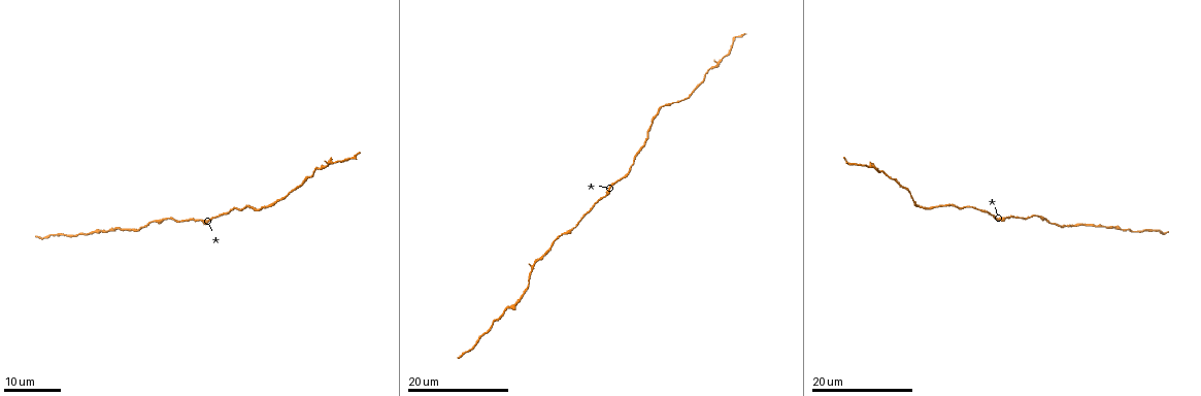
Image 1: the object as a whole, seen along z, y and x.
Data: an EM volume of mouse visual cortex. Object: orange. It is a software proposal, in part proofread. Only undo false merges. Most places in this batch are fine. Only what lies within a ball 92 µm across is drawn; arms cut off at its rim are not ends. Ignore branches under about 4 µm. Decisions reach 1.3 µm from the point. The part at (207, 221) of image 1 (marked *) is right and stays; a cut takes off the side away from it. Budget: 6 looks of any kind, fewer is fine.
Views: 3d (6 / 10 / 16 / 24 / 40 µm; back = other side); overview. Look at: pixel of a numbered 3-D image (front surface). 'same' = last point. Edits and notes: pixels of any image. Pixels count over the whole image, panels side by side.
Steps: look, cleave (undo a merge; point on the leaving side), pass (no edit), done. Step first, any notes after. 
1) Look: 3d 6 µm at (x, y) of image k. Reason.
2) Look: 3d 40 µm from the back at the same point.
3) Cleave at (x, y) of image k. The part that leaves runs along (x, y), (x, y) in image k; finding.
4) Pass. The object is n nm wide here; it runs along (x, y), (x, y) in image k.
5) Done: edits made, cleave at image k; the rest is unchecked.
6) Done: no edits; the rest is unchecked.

Look: 3d 24 µm at (673, 103) of image 1. Calibre changes.

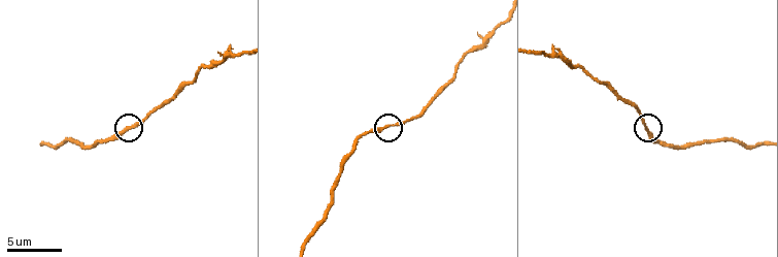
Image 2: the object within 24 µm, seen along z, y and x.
Look: 3d 6 µm at (124, 129) of image 2.

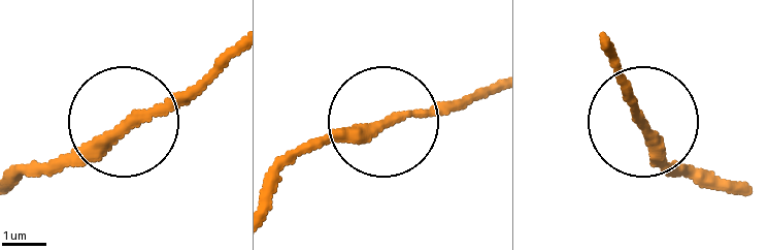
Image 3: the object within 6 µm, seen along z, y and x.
Look: 3d 6 µm from the back at (385, 121) of image 3. From behind.

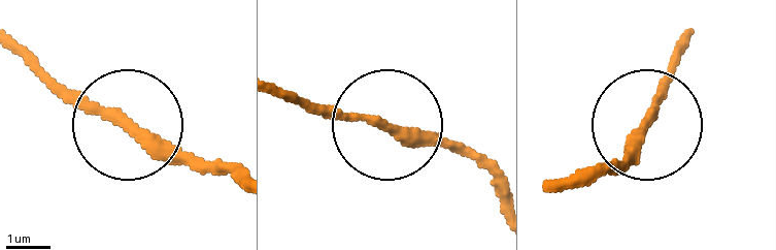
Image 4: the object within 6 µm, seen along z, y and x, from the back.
Pass. It runs along (493, 181), (460, 155), (297, 103) in image 4; all the same neuron.

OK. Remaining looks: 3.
Look: 3d 10 µm at (492, 33) of image 2. Calibre changes.

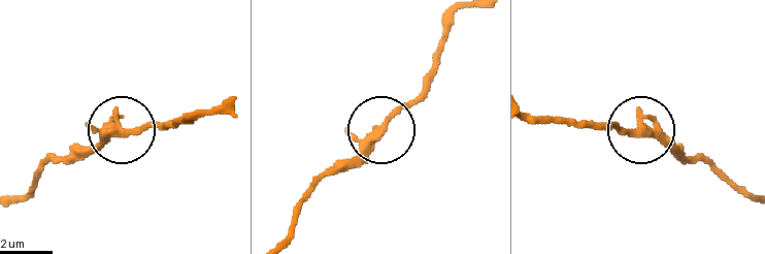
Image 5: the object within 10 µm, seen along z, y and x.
Pass. The object is 290 nm wide here; it runs along (278, 242), (298, 201), (435, 77) in image 5; continuous, no second neuron.

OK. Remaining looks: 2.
Look: 3d 16 µm at (88, 234) of image 1. Thick turns thin.

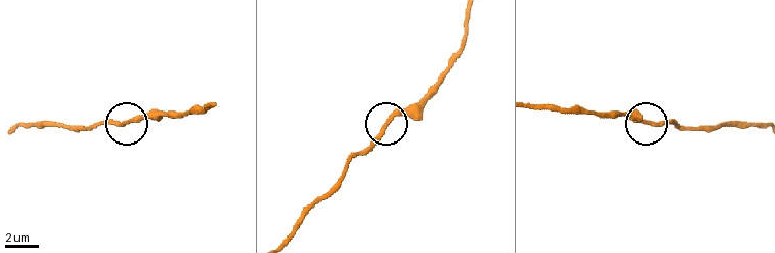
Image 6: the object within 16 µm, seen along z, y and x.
Look: 3d 6 µm at (132, 122) of image 6.

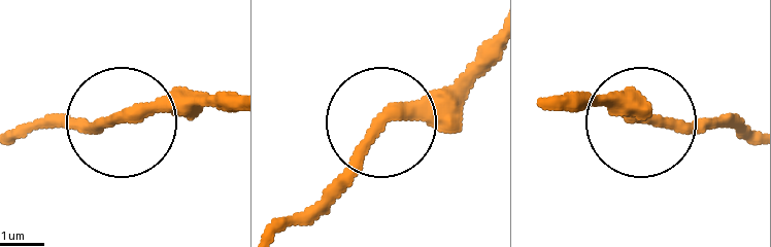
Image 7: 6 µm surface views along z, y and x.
Pass. The object is 290 nm wide here; it runs along (492, 44), (459, 77), (392, 111), (285, 228) in image 7; continuous, no second neuron.

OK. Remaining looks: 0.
Done: no edits; the rest is unchecked.

